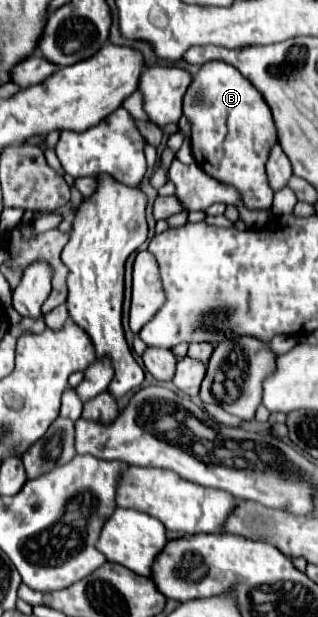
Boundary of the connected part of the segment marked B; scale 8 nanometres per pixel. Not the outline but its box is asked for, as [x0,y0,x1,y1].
[183,62,277,210]

